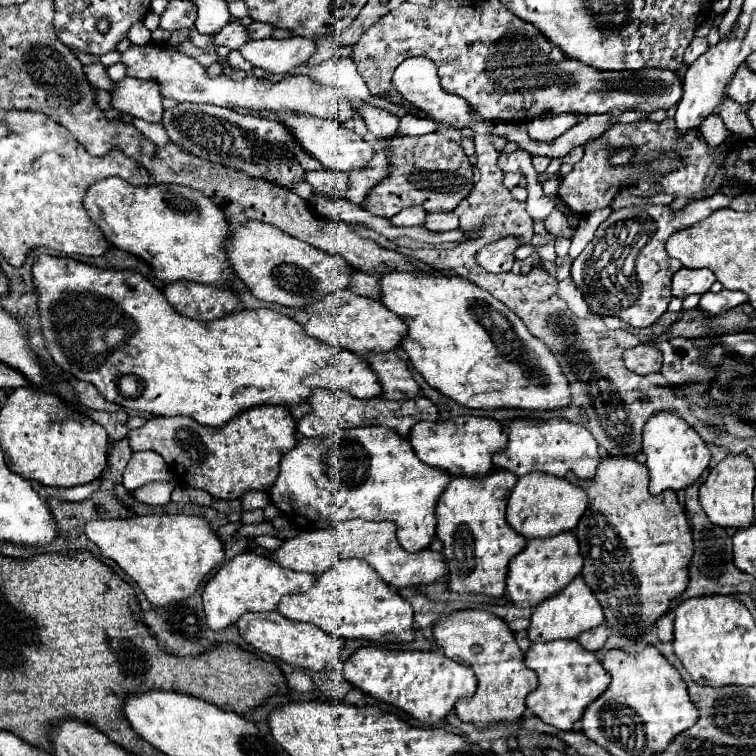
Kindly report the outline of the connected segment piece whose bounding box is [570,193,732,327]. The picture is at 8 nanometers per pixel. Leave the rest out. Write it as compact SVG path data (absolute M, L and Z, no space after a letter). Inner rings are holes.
M716 193L708 199L692 201L678 211L672 211L668 205L632 205L612 211L610 217L600 223L594 239L574 259L570 269L570 277L586 299L590 311L600 317L620 317L630 327L654 325L672 299L670 281L680 269L680 261L668 257L666 253L668 237L674 235L676 229L686 229L700 223L716 209L726 207L730 201L732 197ZM630 257L634 257L632 271L616 271L624 269Z

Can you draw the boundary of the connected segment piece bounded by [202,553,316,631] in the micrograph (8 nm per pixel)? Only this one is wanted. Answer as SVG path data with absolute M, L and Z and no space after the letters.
M256 553L236 555L204 587L202 599L204 599L206 621L214 631L226 629L234 625L244 613L276 611L282 597L304 593L312 589L314 583L316 583L314 575L280 567L276 561L268 559L266 555L256 555Z

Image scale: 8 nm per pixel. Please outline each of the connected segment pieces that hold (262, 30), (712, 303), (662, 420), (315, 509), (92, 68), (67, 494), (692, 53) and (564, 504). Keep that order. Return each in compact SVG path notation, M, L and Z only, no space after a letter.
M252 23L248 27L248 37L250 39L266 39L266 37L270 37L272 31L274 29L270 25L266 25L266 23Z
M722 289L720 293L712 293L712 291L704 293L704 295L700 297L698 307L700 307L702 311L708 311L708 313L716 313L716 315L718 315L718 313L722 313L722 311L726 311L726 309L732 309L732 307L736 307L736 305L742 305L744 301L746 301L744 293Z
M656 413L644 425L642 449L646 453L646 467L650 473L650 493L660 495L662 491L680 491L694 485L700 475L710 467L710 451L700 435L676 413Z
M358 427L336 431L328 437L302 437L298 445L282 457L280 475L268 489L268 497L282 515L302 531L326 529L358 517L368 521L392 521L396 523L398 543L406 551L418 553L420 549L430 547L436 537L436 503L450 479L450 473L424 465L416 457L410 441L400 437L396 431L386 427Z
M90 63L90 65L84 65L84 75L88 77L88 83L90 83L92 87L100 87L100 89L112 91L112 81L108 79L106 67L104 67L102 63Z
M96 479L94 483L82 485L82 487L72 487L72 489L52 489L46 485L38 485L38 489L44 497L56 497L62 501L84 501L98 489L98 485L100 485L100 479Z
M696 37L690 45L688 45L688 49L684 51L684 65L692 65L702 53L706 53L708 51L708 39L700 39L700 37Z
M530 473L518 479L510 499L508 499L508 511L506 519L522 537L552 537L552 533L572 531L576 529L580 517L588 509L588 497L586 493L572 485L566 479L544 475L544 473Z

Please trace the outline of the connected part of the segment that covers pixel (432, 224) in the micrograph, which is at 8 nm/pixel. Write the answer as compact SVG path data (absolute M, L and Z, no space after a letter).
M432 213L432 215L426 215L426 221L424 221L424 227L428 231L434 231L434 229L440 229L440 231L448 231L448 229L456 229L458 227L458 215L456 213Z

